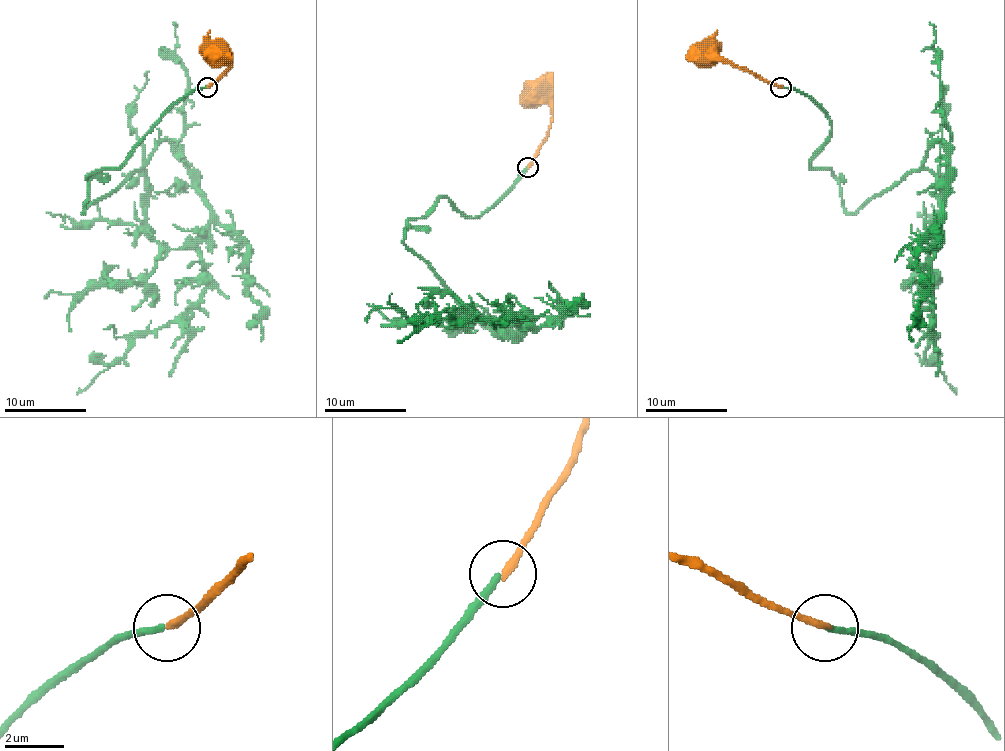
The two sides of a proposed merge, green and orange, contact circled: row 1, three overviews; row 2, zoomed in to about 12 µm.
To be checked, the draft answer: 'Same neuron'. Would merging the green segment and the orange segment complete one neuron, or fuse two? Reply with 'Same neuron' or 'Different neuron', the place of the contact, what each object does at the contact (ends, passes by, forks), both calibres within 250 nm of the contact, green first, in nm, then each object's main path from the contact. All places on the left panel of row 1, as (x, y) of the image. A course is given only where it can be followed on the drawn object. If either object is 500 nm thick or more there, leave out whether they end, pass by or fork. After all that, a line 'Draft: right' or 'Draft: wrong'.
Same neuron. Place: (207, 87). At the ring green ends. At the ring orange ends. Thickness 220 nm (green) against 240 nm. Course of green: (206, 87), (120, 165), (87, 177), (83, 212), (163, 141), (210, 210), (197, 245), (206, 292), (77, 394). Course of orange: (208, 87), (232, 63), (218, 53)
Draft: right

